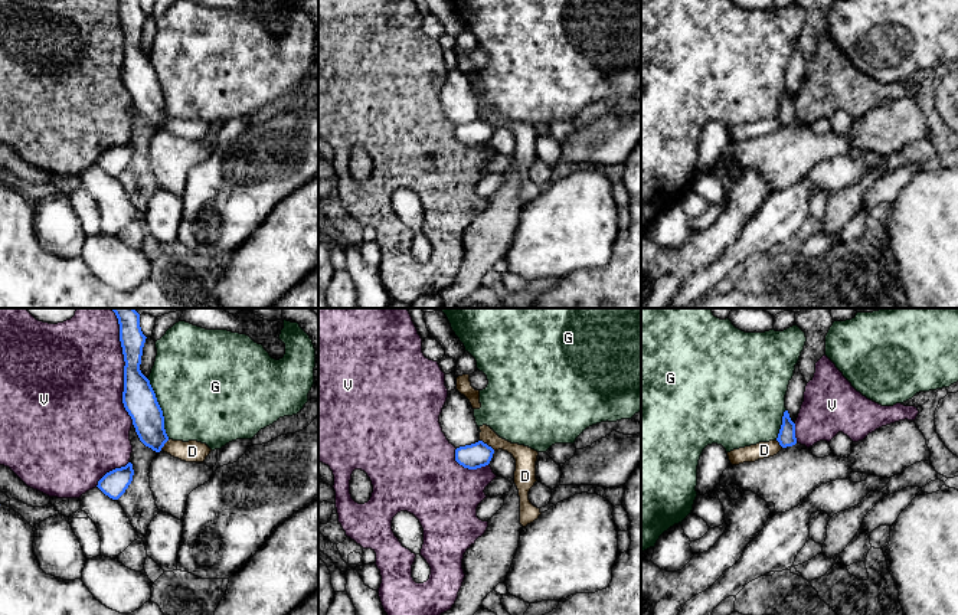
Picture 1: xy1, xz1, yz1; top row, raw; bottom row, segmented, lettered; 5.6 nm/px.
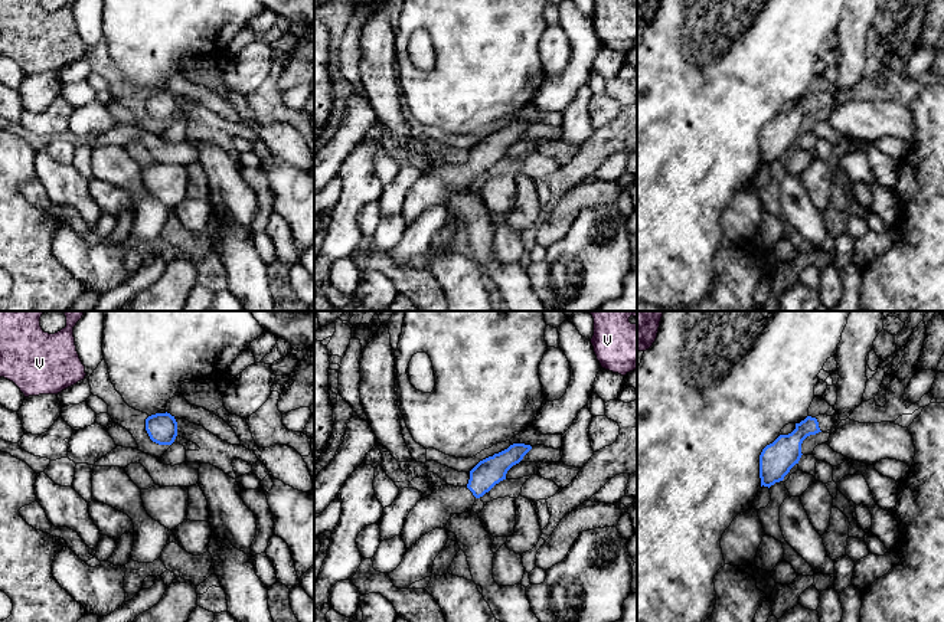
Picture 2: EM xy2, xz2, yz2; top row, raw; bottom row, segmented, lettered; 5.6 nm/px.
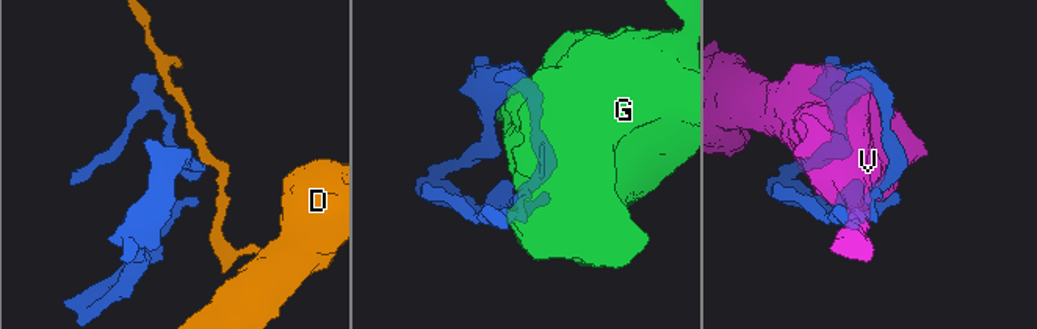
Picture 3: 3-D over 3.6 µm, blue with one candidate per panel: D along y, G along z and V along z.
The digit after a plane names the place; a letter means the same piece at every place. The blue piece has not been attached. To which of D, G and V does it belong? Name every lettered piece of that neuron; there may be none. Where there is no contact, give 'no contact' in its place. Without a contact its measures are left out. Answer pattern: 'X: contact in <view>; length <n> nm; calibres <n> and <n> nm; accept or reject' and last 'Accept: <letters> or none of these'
D: contact in xz1; length 110 nm; calibres 140 and 120 nm; reject
G: contact in xy1; length 360 nm; calibres 190 and 480 nm; reject
V: contact in xy1; length 550 nm; calibres 190 and 500 nm; reject
Accept: none of these

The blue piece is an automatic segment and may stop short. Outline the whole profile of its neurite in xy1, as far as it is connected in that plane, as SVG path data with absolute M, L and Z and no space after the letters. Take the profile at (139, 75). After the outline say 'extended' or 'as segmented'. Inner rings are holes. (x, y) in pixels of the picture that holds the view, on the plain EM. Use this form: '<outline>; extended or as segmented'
M140 0L118 1L125 39L122 81L133 96L140 118L153 128L160 130L169 118L164 94L150 58L140 48L147 14L143 12Z; as segmented

